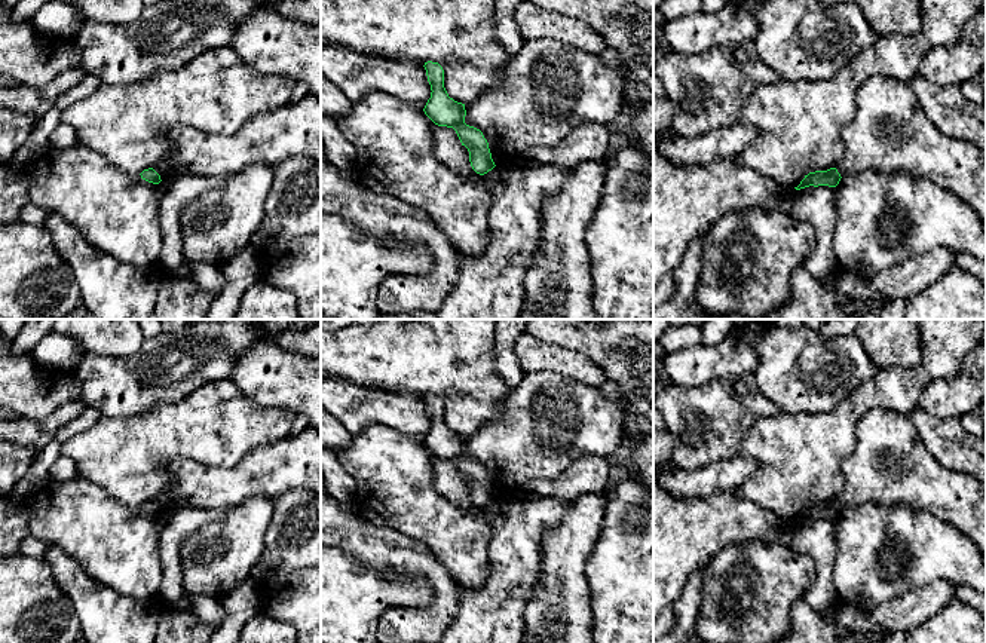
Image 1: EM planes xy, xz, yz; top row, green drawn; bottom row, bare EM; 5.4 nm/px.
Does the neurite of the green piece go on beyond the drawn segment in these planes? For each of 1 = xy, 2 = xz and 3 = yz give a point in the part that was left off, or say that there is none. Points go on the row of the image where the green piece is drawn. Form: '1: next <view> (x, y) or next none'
1: next none
2: next none
3: next none

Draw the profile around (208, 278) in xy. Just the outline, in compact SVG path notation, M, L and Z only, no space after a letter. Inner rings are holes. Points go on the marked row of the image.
M189 263L190 275L189 281L199 290L206 293L220 293L226 285L226 278L220 266L211 266L208 263Z

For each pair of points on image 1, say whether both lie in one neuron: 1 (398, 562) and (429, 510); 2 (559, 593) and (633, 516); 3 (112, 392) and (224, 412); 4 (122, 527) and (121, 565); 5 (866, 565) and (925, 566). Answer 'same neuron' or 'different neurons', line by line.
1: different neurons
2: different neurons
3: different neurons
4: same neuron
5: same neuron

